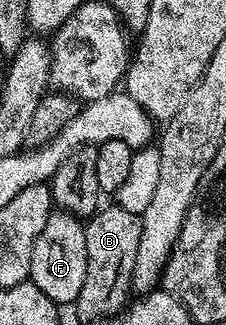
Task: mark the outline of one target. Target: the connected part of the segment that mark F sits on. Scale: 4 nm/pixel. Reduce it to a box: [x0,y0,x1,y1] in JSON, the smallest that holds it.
[29,211,87,307]

